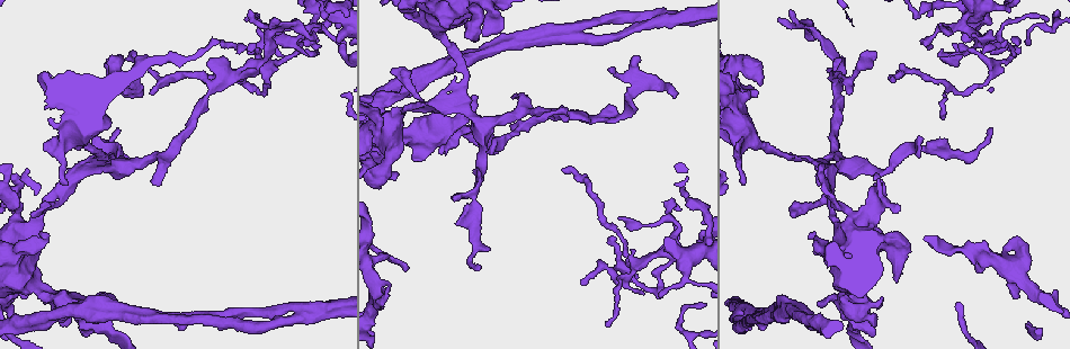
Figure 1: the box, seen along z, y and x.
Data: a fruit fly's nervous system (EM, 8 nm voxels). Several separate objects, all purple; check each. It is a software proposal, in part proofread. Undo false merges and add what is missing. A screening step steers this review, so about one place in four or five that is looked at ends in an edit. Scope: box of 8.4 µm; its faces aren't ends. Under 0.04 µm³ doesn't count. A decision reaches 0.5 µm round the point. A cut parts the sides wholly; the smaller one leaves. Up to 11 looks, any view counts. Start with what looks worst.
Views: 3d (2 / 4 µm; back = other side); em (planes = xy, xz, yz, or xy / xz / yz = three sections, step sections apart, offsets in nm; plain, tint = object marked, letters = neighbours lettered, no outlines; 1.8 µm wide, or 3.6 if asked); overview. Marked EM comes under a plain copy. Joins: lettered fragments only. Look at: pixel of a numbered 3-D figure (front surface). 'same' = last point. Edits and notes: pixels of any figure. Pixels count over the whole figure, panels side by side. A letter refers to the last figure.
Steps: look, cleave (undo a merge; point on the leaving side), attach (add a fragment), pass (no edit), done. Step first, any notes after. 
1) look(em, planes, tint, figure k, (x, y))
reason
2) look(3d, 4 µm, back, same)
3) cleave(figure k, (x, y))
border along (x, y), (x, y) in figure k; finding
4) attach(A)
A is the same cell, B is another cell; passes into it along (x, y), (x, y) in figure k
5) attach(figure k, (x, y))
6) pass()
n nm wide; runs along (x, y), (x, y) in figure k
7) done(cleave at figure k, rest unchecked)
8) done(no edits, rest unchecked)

look(3d, 4 µm, figure 1, (380, 148))
abrupt turn

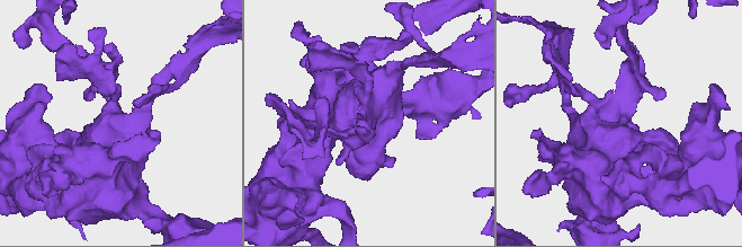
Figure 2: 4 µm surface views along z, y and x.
look(em, 3.6 µm, yz, step 16, tint, figure 2, (620, 129))

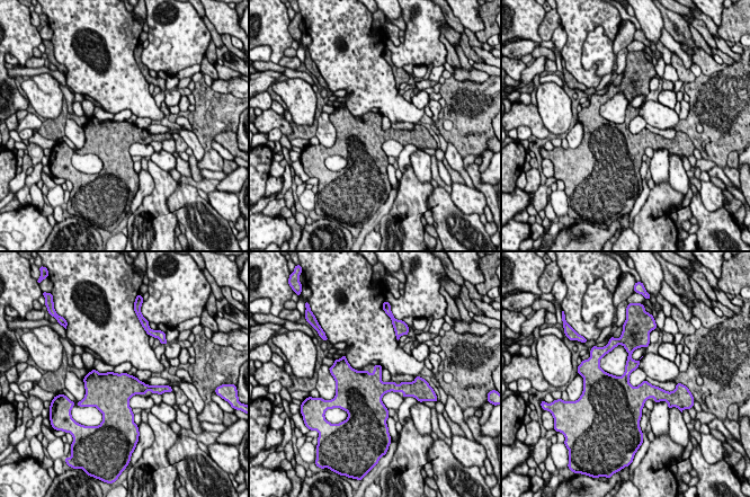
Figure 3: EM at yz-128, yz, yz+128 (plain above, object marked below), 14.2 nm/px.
look(em, 3.6 µm, yz, step 16, letters, same)

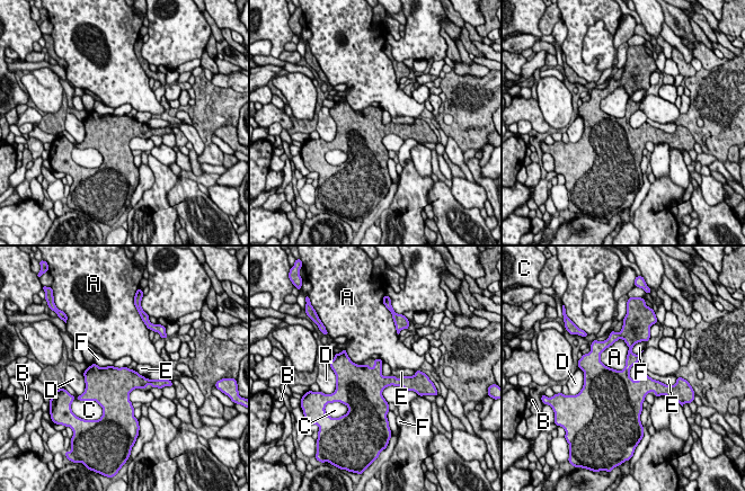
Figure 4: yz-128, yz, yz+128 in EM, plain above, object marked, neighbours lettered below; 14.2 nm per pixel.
pass()
190 nm wide; A, B, C, D, E and F are other cells; border along (622, 338), (601, 354), (617, 371) in figure 4; one neuron here

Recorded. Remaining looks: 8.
look(em, xz, step 16, letters, figure 1, (562, 168))

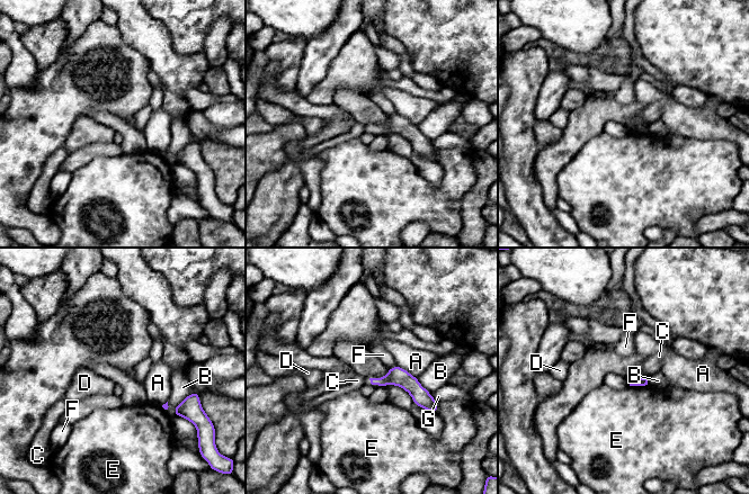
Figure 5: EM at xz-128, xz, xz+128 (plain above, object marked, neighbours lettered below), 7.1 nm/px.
look(em, planes, letters, same)

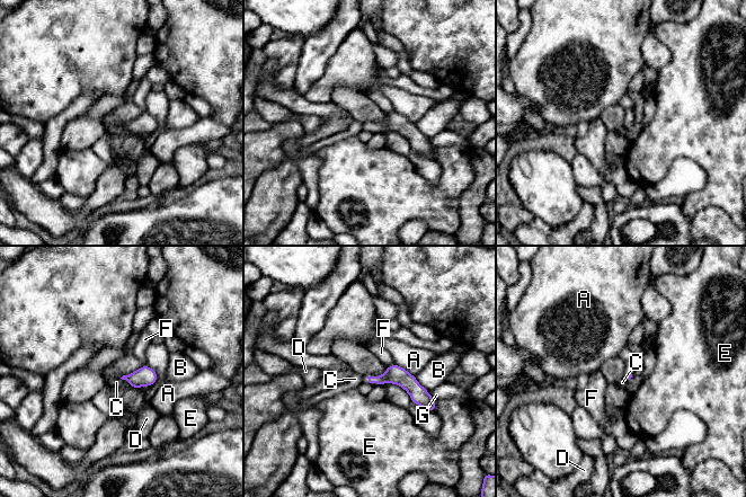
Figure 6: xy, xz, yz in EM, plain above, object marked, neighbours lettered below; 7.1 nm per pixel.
attach(D)
D is the same cell, A, B, C, E, F and G are other cells; passes into it along (628, 376), (630, 371), (630, 365) in figure 6; it goes on there

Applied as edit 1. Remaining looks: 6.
look(em, planes, tint, figure 1, (990, 128))
an open end

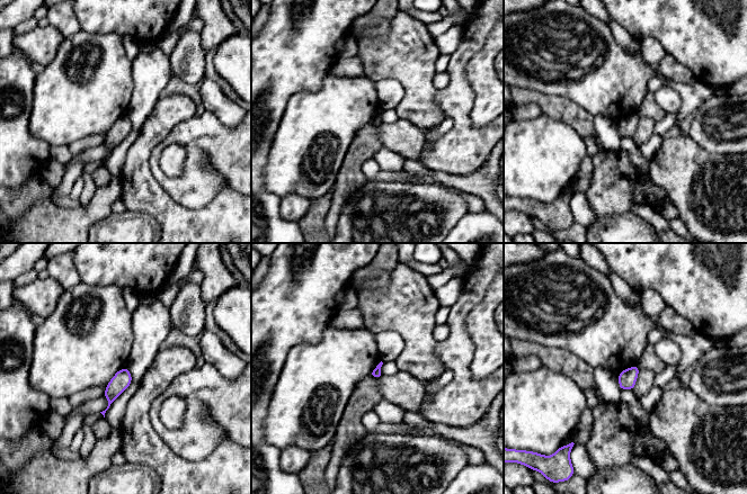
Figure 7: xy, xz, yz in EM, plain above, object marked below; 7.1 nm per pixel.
look(em, planes, letters, same)
what lies round it

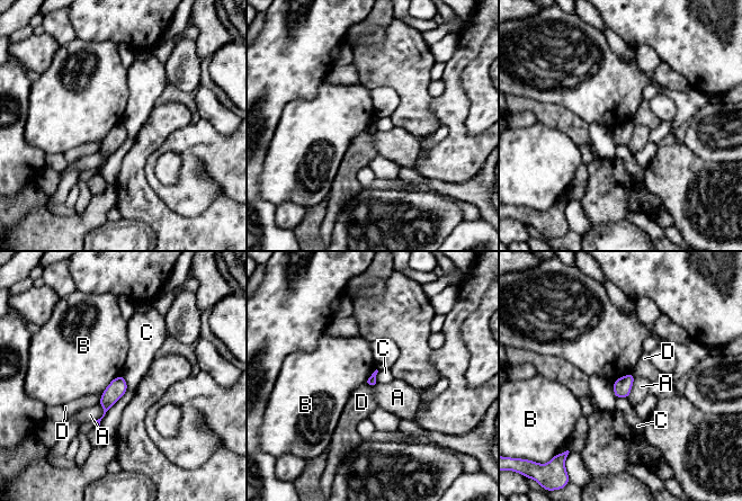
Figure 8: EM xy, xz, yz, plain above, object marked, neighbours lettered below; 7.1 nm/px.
pass()
A, B, C and D are other cells; border along (122, 374), (116, 376), (100, 393) in figure 8; no lettered fragment goes on from it

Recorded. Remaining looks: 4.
done(attach at figure 6, rest unchecked)

